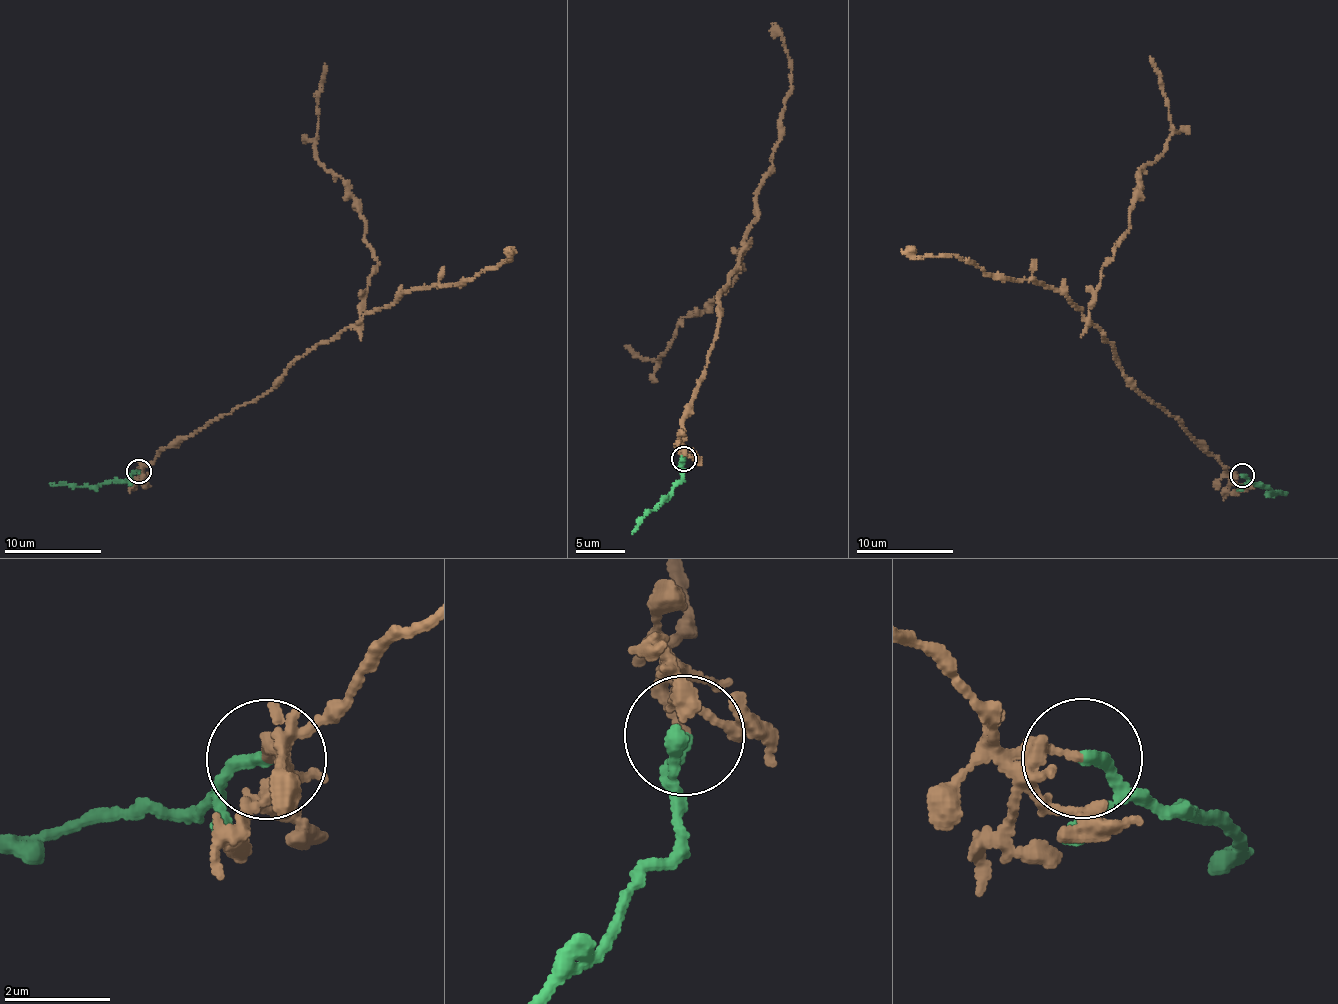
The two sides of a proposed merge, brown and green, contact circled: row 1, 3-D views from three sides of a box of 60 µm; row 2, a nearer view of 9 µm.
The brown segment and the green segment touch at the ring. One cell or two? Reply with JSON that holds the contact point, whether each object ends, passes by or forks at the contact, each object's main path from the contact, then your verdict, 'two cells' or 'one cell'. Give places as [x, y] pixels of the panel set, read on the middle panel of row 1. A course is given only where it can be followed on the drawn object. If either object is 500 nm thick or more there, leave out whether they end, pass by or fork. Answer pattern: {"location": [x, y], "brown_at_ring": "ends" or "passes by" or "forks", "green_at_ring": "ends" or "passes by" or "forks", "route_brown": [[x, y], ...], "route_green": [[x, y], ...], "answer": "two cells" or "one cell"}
{"location": [684, 459], "brown_at_ring": "ends", "green_at_ring": "ends", "route_brown": [[684, 458], [686, 406], [744, 247], [736, 260], [743, 269], [676, 327], [659, 362], [624, 346]], "route_green": [[684, 458], [683, 479], [632, 534]], "answer": "two cells"}

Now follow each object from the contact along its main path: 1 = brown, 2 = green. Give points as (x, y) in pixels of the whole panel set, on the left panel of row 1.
1: (139, 471), (273, 388), (316, 344), (359, 319), (377, 257), (349, 183), (319, 161), (324, 63)
2: (139, 471), (125, 480), (105, 481), (98, 486), (50, 483)

